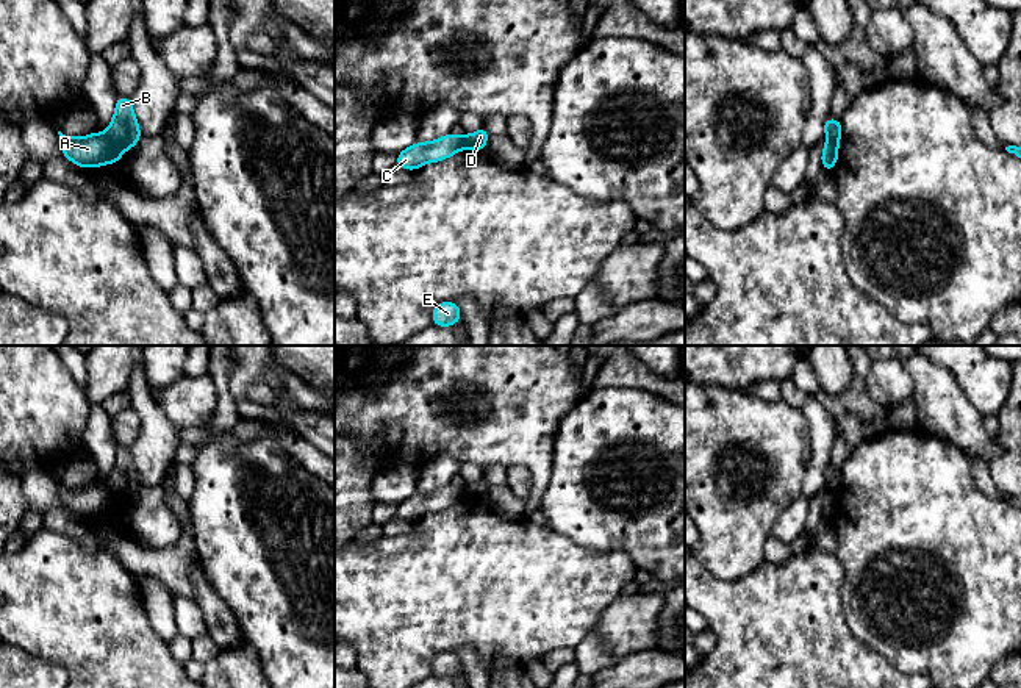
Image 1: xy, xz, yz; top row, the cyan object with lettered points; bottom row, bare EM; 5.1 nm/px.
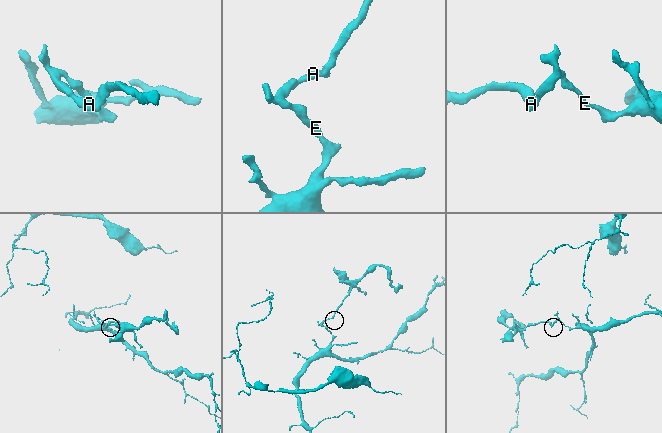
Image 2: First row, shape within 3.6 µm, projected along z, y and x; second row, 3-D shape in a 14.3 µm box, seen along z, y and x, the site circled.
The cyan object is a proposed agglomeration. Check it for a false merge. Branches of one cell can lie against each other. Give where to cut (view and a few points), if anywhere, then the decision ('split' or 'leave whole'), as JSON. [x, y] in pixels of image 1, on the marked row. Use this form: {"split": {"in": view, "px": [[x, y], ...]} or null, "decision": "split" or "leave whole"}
{"split": {"in": "xy", "px": [[105, 135], [122, 150]]}, "decision": "split"}

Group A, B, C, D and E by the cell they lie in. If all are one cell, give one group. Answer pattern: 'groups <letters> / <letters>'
groups A C E / B D

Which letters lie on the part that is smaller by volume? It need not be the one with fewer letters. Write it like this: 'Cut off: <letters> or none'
Cut off: B, D

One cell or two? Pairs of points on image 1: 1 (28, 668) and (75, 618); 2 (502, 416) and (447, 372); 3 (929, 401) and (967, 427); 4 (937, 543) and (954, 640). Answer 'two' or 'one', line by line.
1: two
2: one
3: one
4: one

